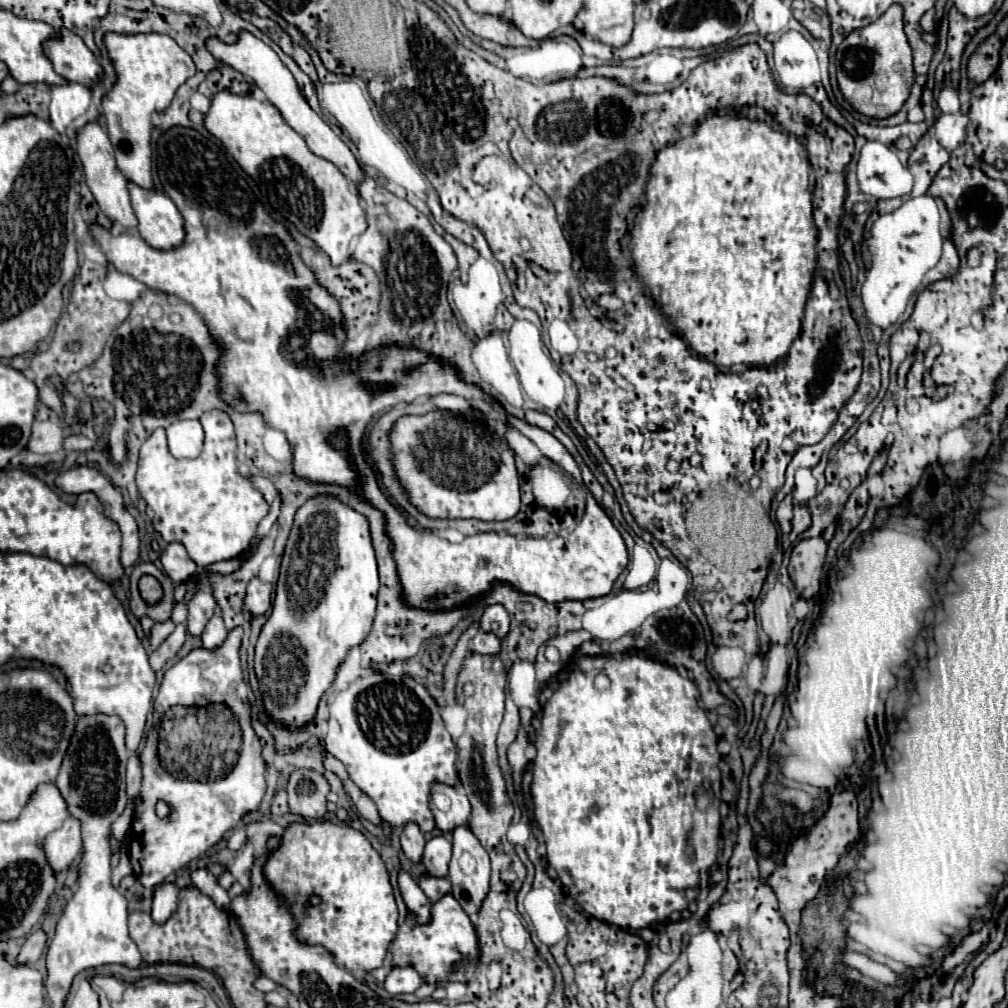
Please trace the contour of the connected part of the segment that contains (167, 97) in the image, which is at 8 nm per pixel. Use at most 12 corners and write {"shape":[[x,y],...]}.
{"shape":[[107,33],[103,117],[119,171],[153,189],[151,115],[195,75],[159,33]]}

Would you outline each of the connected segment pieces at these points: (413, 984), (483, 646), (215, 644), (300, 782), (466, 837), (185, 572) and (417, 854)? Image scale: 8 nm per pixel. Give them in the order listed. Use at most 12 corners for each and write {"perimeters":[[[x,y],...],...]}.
{"perimeters":[[[393,965],[383,987],[391,995],[415,993],[425,979],[411,965]],[[479,631],[473,639],[473,651],[481,655],[499,655],[501,639]],[[217,613],[207,623],[203,647],[215,651],[225,643],[227,629]],[[297,769],[287,781],[289,813],[321,819],[329,785]],[[469,827],[453,831],[449,881],[467,915],[487,897],[491,863]],[[181,543],[161,553],[165,573],[183,583],[197,571]],[[415,823],[403,827],[401,847],[407,859],[421,861],[425,835]]]}

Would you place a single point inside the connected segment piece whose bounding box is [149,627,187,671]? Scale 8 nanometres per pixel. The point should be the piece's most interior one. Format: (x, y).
(170, 647)

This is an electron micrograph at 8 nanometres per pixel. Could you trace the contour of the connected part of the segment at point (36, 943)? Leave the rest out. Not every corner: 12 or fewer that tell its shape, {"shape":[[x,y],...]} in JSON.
{"shape":[[43,931],[29,935],[17,965],[35,963],[45,947]]}

